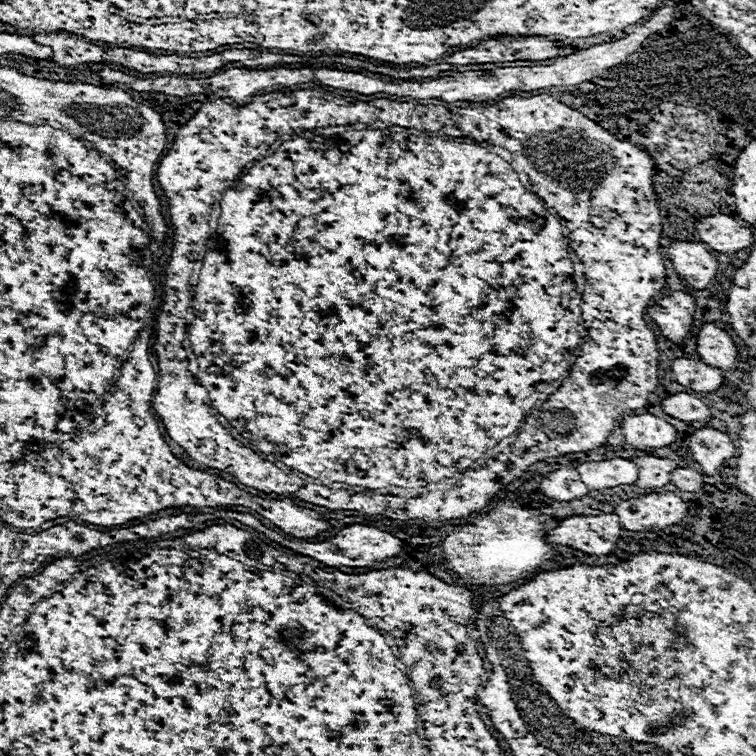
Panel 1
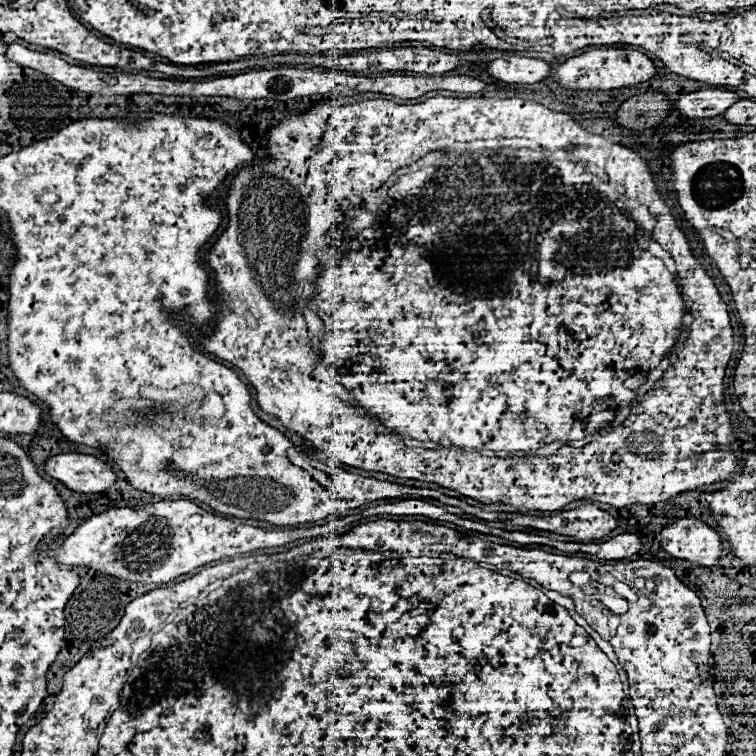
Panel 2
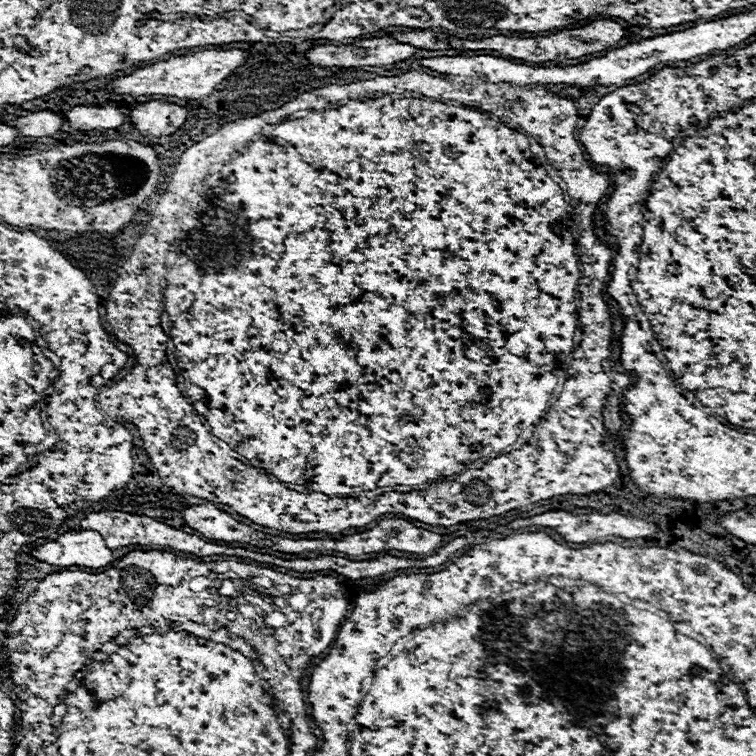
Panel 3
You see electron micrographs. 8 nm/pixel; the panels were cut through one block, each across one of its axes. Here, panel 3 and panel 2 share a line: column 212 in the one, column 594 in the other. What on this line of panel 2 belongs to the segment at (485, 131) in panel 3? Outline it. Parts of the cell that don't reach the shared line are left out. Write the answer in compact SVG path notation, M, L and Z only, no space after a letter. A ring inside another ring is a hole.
M434 96L434 98L428 98L428 100L426 100L426 102L422 102L422 104L394 104L394 102L388 102L388 100L362 100L362 102L356 102L356 104L346 104L346 106L338 106L338 105L336 105L336 104L335 104L335 99L331 99L331 98L324 98L324 101L322 101L322 100L321 100L321 101L315 101L315 102L313 102L313 103L312 103L312 105L311 105L311 106L310 106L310 108L308 108L308 110L306 110L306 112L304 112L304 114L296 114L296 116L290 116L290 118L284 118L284 120L282 120L282 122L278 122L278 124L276 124L276 126L274 126L274 128L270 128L270 130L268 130L268 132L266 132L266 140L268 140L268 144L266 144L266 150L268 150L268 154L266 154L266 156L264 156L264 158L256 158L256 162L250 162L250 164L248 164L248 166L242 166L242 170L240 170L240 172L238 172L238 174L236 174L236 176L234 176L234 178L232 178L232 180L230 180L230 184L228 184L228 188L226 188L226 192L224 192L224 194L222 194L222 196L220 196L220 206L222 206L222 208L224 208L224 210L226 210L226 216L228 216L228 226L226 226L226 230L224 230L224 232L222 232L222 234L220 234L220 238L218 238L218 240L216 240L216 242L214 242L214 246L212 246L212 248L210 248L210 250L208 250L208 252L206 252L206 256L204 256L204 262L208 262L208 266L210 266L210 268L212 268L212 272L214 272L214 278L215 278L215 281L216 281L216 283L217 283L217 285L218 285L218 289L217 289L217 291L216 291L216 294L215 294L215 296L214 296L214 302L216 302L216 304L218 304L218 306L216 306L216 308L218 308L218 312L216 312L216 318L214 318L214 324L212 324L212 332L210 332L210 334L208 334L208 336L202 336L202 338L200 338L200 340L198 340L198 342L200 342L200 348L202 348L202 350L206 350L206 352L212 352L212 354L216 354L216 356L220 356L220 358L224 358L224 360L228 360L228 362L232 362L232 364L234 364L234 366L238 366L238 368L240 368L240 370L242 370L242 372L244 372L244 376L246 376L246 378L248 378L248 380L250 380L250 384L252 384L252 388L254 388L254 392L256 392L256 402L258 402L258 406L260 406L260 408L262 408L262 410L264 410L264 412L268 412L268 414L272 414L272 416L276 416L276 418L280 418L280 422L282 422L282 424L284 424L284 426L286 426L286 428L288 428L288 430L292 430L292 432L298 432L298 434L302 434L302 438L306 438L306 440L310 440L310 442L314 442L314 446L316 446L316 448L318 448L318 450L320 450L320 452L324 452L324 454L326 454L326 456L328 456L328 458L336 458L336 460L340 460L340 462L344 462L344 464L348 464L348 466L354 466L354 468L362 468L362 470L374 470L374 472L384 472L384 474L392 474L392 476L396 476L396 478L406 478L406 480L422 480L422 482L434 482L434 484L440 484L440 486L444 486L444 488L452 488L452 490L458 490L458 492L460 492L460 494L464 494L464 496L468 496L468 498L472 498L472 500L478 500L478 502L482 502L482 504L510 504L510 506L516 506L516 510L542 510L542 512L552 512L552 510L560 510L560 508L562 508L562 506L566 506L566 504L570 504L570 502L576 502L576 500L590 500L590 502L602 502L602 504L610 504L610 506L614 506L614 508L624 508L624 506L632 506L632 504L656 504L656 502L664 502L664 500L670 500L670 498L674 498L674 496L678 496L678 494L682 494L682 492L688 492L688 490L696 490L696 488L698 488L698 486L704 486L704 484L716 484L716 482L724 482L724 480L726 480L726 478L728 478L728 474L730 474L730 472L734 472L734 470L736 470L736 466L738 466L738 456L734 456L734 452L728 452L728 450L734 450L734 449L736 449L736 450L739 450L739 449L740 449L740 447L741 447L741 446L742 446L742 444L743 444L743 442L742 442L742 441L741 441L741 440L740 440L740 439L739 439L739 438L736 438L736 436L734 436L734 426L732 426L732 420L730 420L730 418L728 418L728 414L726 414L726 408L724 408L724 406L722 406L722 402L724 402L724 394L722 394L722 380L724 380L724 370L714 370L714 368L712 368L712 366L704 366L704 364L702 364L702 362L700 362L700 360L698 360L698 358L696 358L696 360L694 360L694 362L692 362L692 366L690 366L690 368L686 368L686 370L666 370L666 374L664 374L664 378L662 378L662 384L664 384L664 388L656 388L656 390L650 390L650 392L646 392L646 394L644 394L644 398L642 398L642 402L640 402L640 404L636 404L636 396L638 396L638 394L636 394L636 392L638 392L638 388L640 388L640 386L642 386L642 384L644 384L644 382L646 382L646 380L648 380L648 370L654 370L654 368L656 368L656 366L658 366L658 364L660 364L660 362L662 362L662 360L664 360L664 358L666 358L666 354L670 354L670 352L672 352L672 348L674 348L674 346L676 346L676 344L678 344L678 342L679 342L679 344L678 344L678 347L677 347L677 348L676 348L676 349L675 349L675 350L674 350L674 351L673 351L673 352L680 352L680 344L682 344L682 342L684 342L684 338L686 338L686 334L684 334L684 316L688 316L688 313L689 313L689 314L690 314L690 316L692 316L692 318L694 318L694 320L692 320L692 324L690 324L690 326L692 326L692 330L704 330L704 334L712 334L712 338L724 338L724 342L734 342L734 340L732 340L732 324L730 324L730 316L728 316L728 306L726 306L726 304L724 304L724 302L722 302L722 298L721 298L721 296L720 296L720 294L719 294L719 292L718 292L718 290L717 290L717 288L716 288L716 286L715 286L715 284L714 284L714 282L713 282L713 279L712 279L712 278L711 278L711 277L709 277L709 276L708 276L708 275L707 275L707 273L706 273L706 272L704 272L704 268L702 268L702 264L700 264L700 262L698 262L698 258L694 258L694 256L692 256L692 250L690 250L690 244L688 244L688 240L686 240L686 236L684 236L684 232L682 232L682 230L680 230L680 228L678 228L678 226L676 226L676 220L674 220L674 216L672 216L672 214L670 214L670 208L668 208L668 206L666 206L666 202L664 202L664 200L662 200L662 196L660 196L660 194L658 194L658 192L656 192L656 184L654 184L654 178L652 178L652 172L650 172L650 168L648 168L648 164L646 164L646 160L644 160L644 158L640 158L640 154L638 154L638 152L634 152L634 150L630 150L630 148L626 148L626 146L622 146L622 144L616 144L616 142L612 142L612 140L608 140L608 138L604 138L604 136L598 136L598 134L592 134L592 132L588 132L588 130L584 130L584 128L582 128L582 126L580 126L580 124L578 124L578 122L576 122L576 120L574 120L574 118L572 118L572 116L570 116L570 114L562 114L562 112L554 112L554 110L550 110L550 108L546 108L546 106L542 106L542 104L536 104L536 102L532 102L532 100L524 100L524 98L446 98L446 96ZM416 160L420 160L420 170L416 170L416 172L412 172L412 174L402 174L402 176L398 176L398 180L396 180L396 184L394 184L394 186L390 186L390 190L388 190L388 194L386 194L386 200L384 200L384 202L382 202L382 204L380 204L380 206L378 206L378 208L376 208L376 210L374 210L374 212L372 212L372 214L374 214L374 221L357 221L357 226L344 226L344 224L342 224L342 220L344 220L344 212L346 212L346 210L348 210L348 208L350 208L350 206L352 206L352 204L358 204L358 202L362 202L362 200L354 200L354 198L356 198L356 196L358 196L358 194L360 194L360 192L368 192L368 190L370 190L370 192L372 192L372 190L378 190L378 188L380 188L380 186L382 186L382 184L384 184L384 182L386 182L386 180L388 180L388 178L390 178L390 176L392 176L392 174L394 174L394 172L396 172L396 170L398 170L398 168L400 168L400 166L410 166L410 164L412 164L412 162L416 162ZM312 314L314 314L314 316L316 316L316 318L318 318L318 320L320 320L320 330L318 330L318 332L316 332L316 334L312 334ZM626 406L630 406L630 408L632 408L632 406L634 406L634 408L632 408L632 412L630 412L630 416L628 416L628 418L626 418L626 422L624 422L624 424L622 424L622 426L614 426L614 428L610 428L610 426L612 426L612 422L614 422L614 416L616 416L616 412L618 412L618 410L622 410L622 408L626 408ZM378 422L380 422L380 424L382 424L382 426L384 426L384 428L388 428L388 430L390 430L390 432L392 432L392 434L386 434L386 436L384 436L384 434L378 434L378 432L376 432L376 428L378 428ZM394 434L398 434L398 436L400 436L400 438L406 438L406 436L408 436L408 438L412 438L412 440L420 440L420 442L426 442L426 440L430 440L430 442L436 442L436 444L438 444L438 446L444 446L444 448L438 448L438 450L424 450L424 448L408 448L408 446L404 446L404 442L402 442L402 440L400 440L400 438L398 438L398 436L394 436ZM586 436L590 436L590 438L588 438L588 440L586 440L586 442L588 442L588 444L586 444L586 446L582 446L582 448L570 448L570 446L562 446L562 448L560 448L560 450L558 450L558 454L554 454L554 456L550 456L550 458L540 458L540 456L512 456L512 458L488 458L488 456L482 456L482 454L480 454L480 452L484 452L484 450L488 450L488 452L494 452L494 454L498 454L498 452L522 452L522 454L536 454L536 450L538 450L538 448L542 448L542 446L538 446L538 444L550 444L550 442L556 442L556 440L560 440L560 442L564 442L564 444L568 444L568 442L574 442L574 440L582 440L582 438L586 438Z

